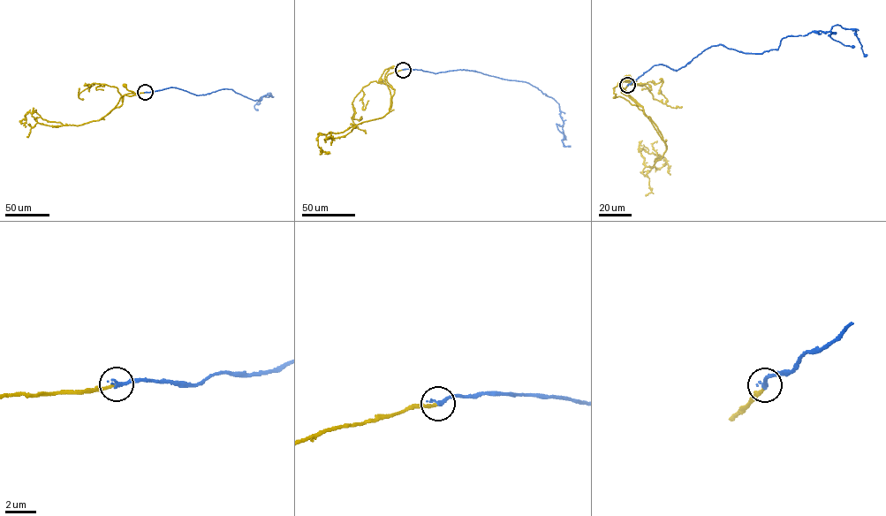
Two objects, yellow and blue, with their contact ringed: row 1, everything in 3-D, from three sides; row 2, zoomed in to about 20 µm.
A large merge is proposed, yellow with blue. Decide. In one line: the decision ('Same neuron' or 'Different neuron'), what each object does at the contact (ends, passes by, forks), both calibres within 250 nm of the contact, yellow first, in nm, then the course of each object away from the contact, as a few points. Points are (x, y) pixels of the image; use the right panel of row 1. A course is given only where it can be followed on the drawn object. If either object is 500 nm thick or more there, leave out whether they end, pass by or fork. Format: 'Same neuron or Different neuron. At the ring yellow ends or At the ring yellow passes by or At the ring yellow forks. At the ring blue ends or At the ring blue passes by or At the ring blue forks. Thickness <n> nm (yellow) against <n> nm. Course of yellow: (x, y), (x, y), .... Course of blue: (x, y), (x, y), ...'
Same neuron. At the ring yellow ends. At the ring blue ends. Thickness 180 nm (yellow) against 220 nm. Course of yellow: (627, 85), (621, 92), (642, 107), (662, 140), (643, 111), (624, 98), (614, 98), (613, 88), (626, 77). Course of blue: (627, 85), (654, 65), (678, 70), (711, 46), (762, 53), (785, 37), (837, 25), (856, 29), (867, 55)

